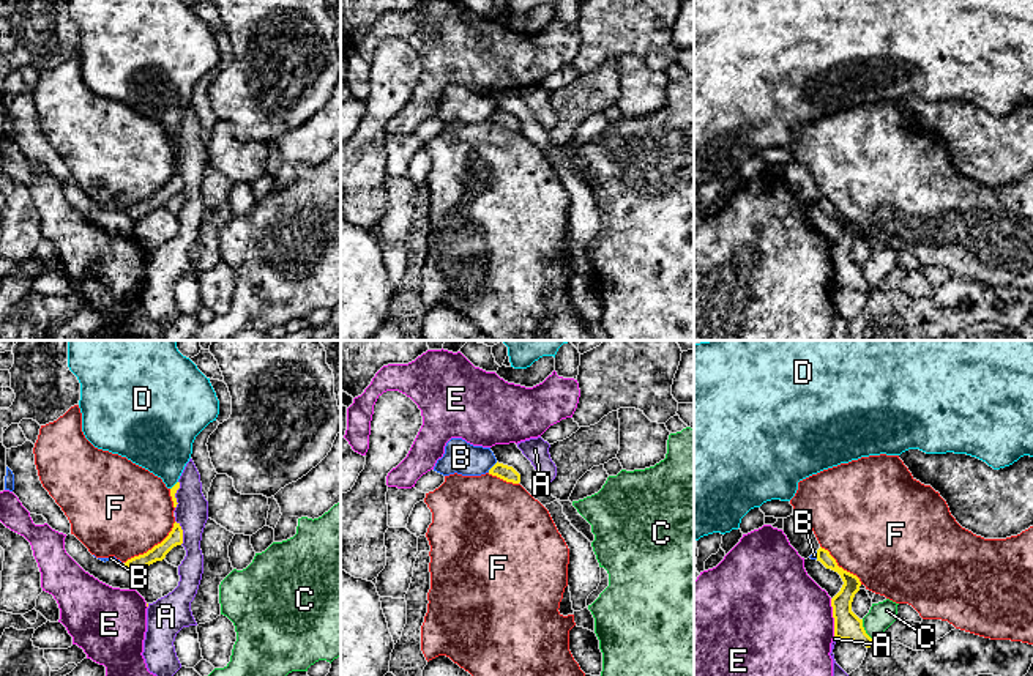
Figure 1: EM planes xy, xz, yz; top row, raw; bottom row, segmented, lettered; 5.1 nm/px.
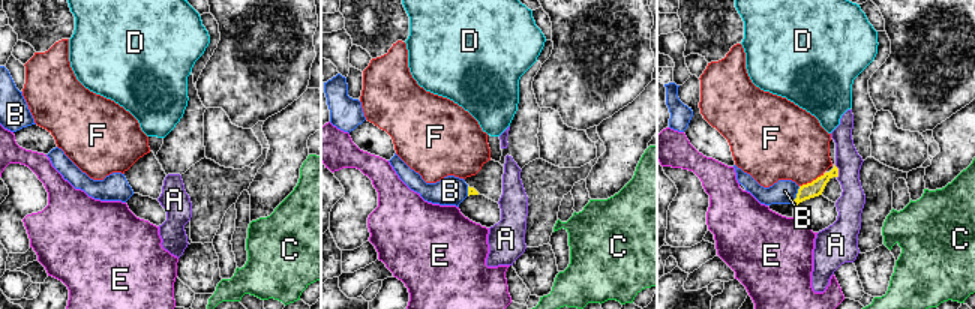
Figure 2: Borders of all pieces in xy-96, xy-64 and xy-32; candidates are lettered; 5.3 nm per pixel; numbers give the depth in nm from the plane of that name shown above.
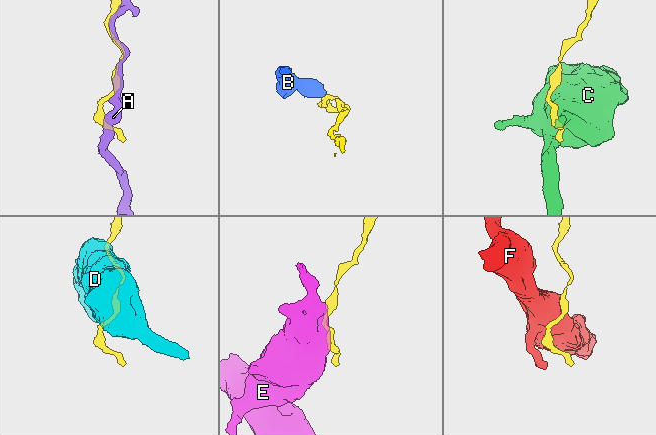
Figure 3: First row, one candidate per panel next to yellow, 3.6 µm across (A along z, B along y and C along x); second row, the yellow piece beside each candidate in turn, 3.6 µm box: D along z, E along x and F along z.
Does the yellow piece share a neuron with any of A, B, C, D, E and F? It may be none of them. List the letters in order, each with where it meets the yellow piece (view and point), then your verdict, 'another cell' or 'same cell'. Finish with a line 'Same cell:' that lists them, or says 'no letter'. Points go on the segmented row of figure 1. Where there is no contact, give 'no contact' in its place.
A: meets yellow in xy at (182, 533); another cell
B: meets yellow in xz at (492, 467); another cell
C: meets yellow in yz at (865, 631); another cell
D: meets yellow in xy at (174, 486); another cell
E: meets yellow in yz at (833, 616); another cell
F: meets yellow in xy at (153, 547); another cell
Same cell: no letter

